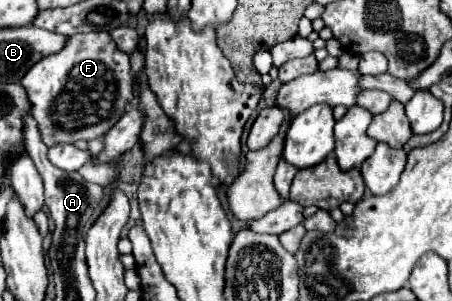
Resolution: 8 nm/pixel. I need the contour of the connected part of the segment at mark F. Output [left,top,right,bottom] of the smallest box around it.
[22,32,130,146]

